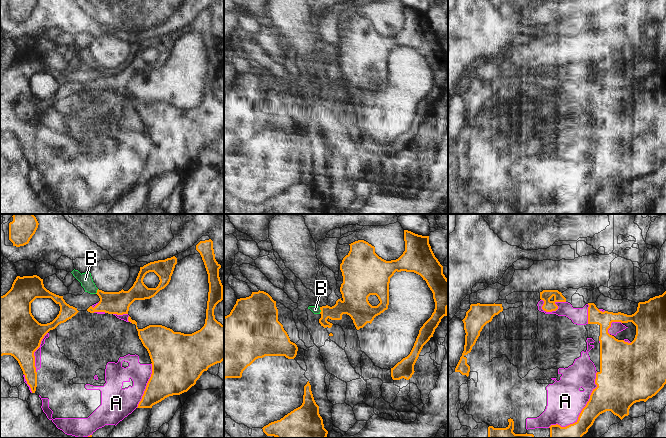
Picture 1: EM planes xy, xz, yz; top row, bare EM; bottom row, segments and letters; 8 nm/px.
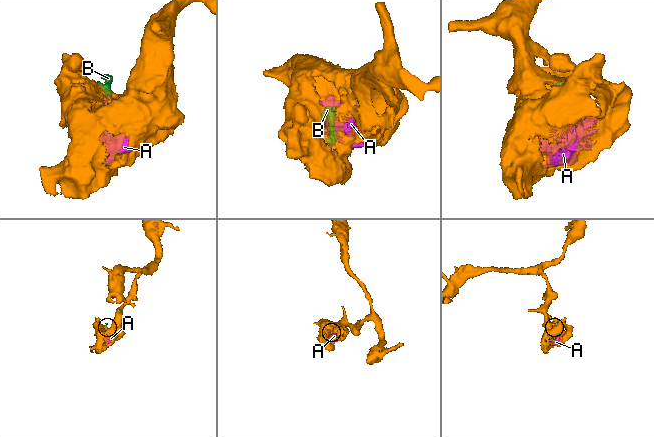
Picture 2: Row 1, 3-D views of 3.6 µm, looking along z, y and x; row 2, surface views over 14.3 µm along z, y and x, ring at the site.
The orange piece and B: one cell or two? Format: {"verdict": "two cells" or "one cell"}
{"verdict": "two cells"}

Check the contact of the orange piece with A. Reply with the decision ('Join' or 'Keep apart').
Join

